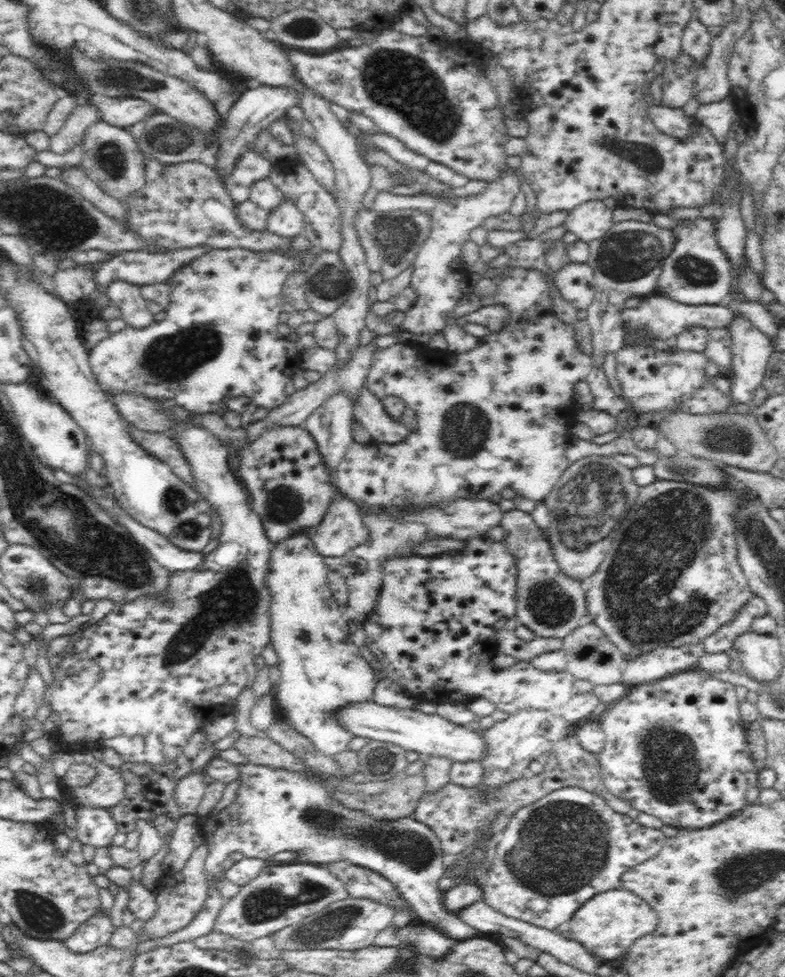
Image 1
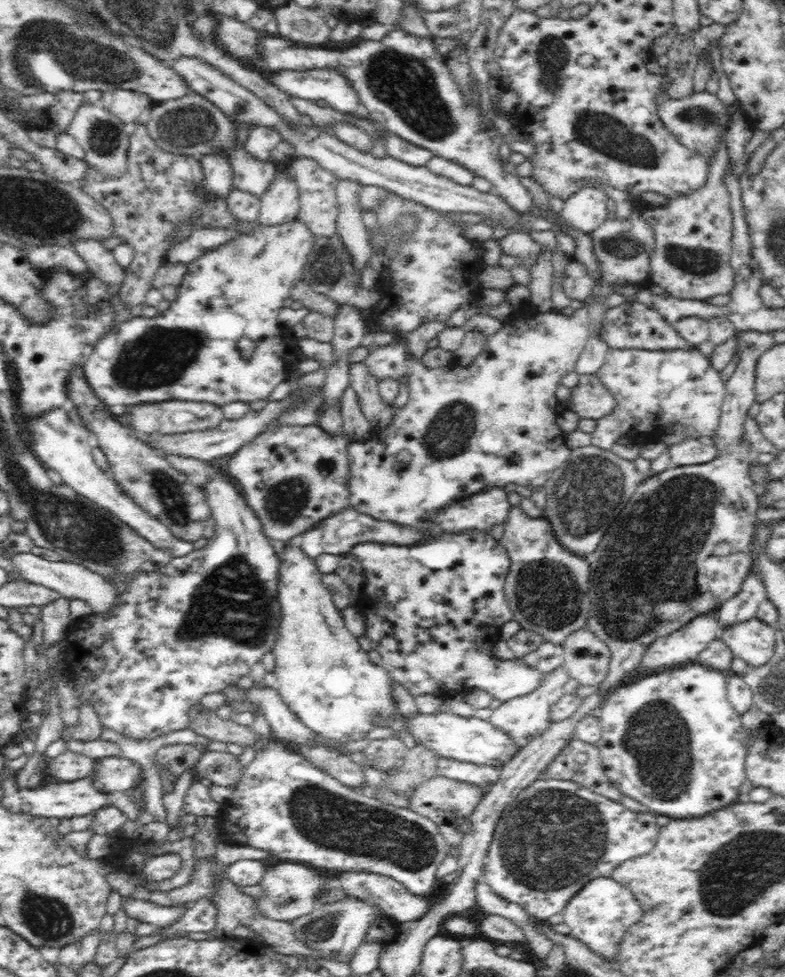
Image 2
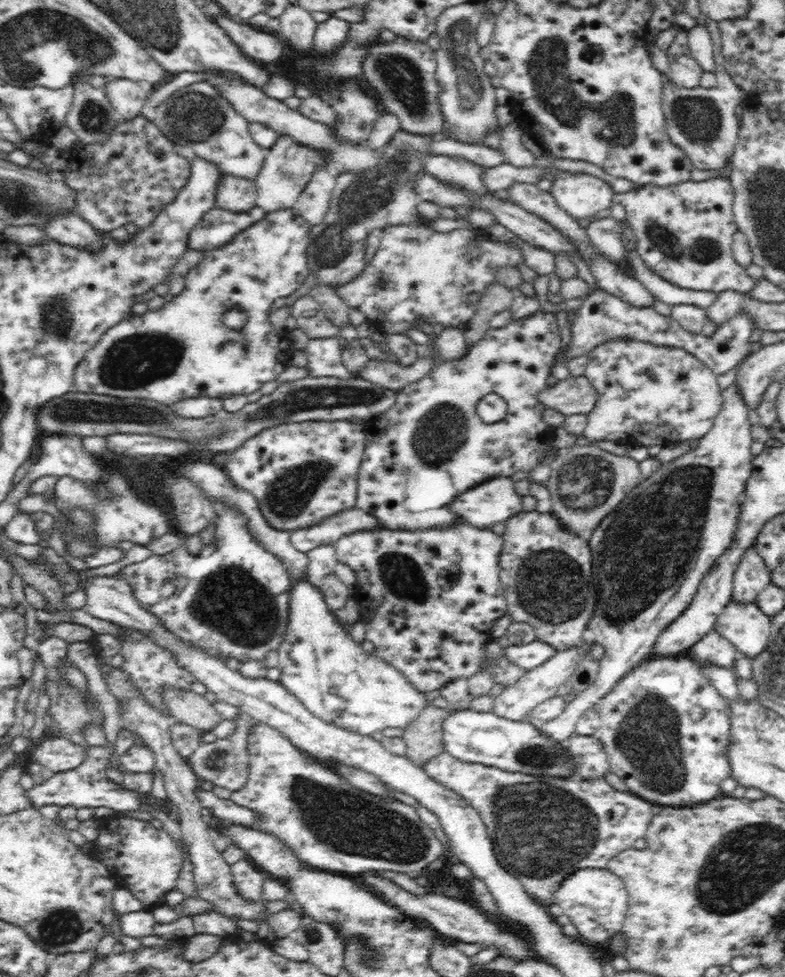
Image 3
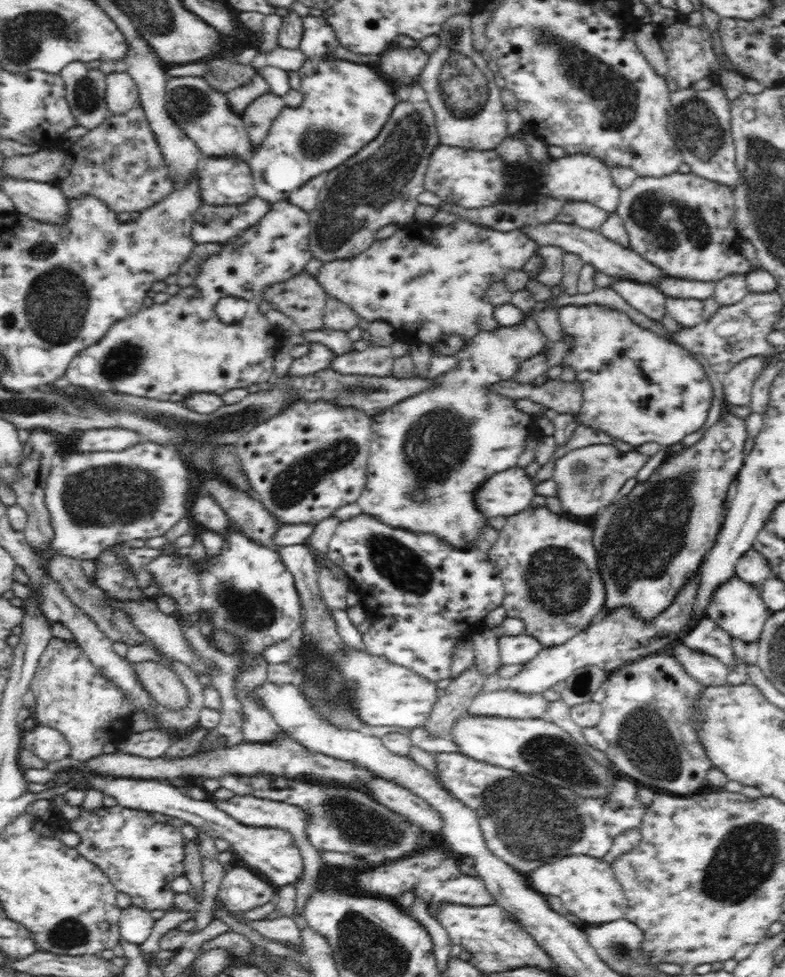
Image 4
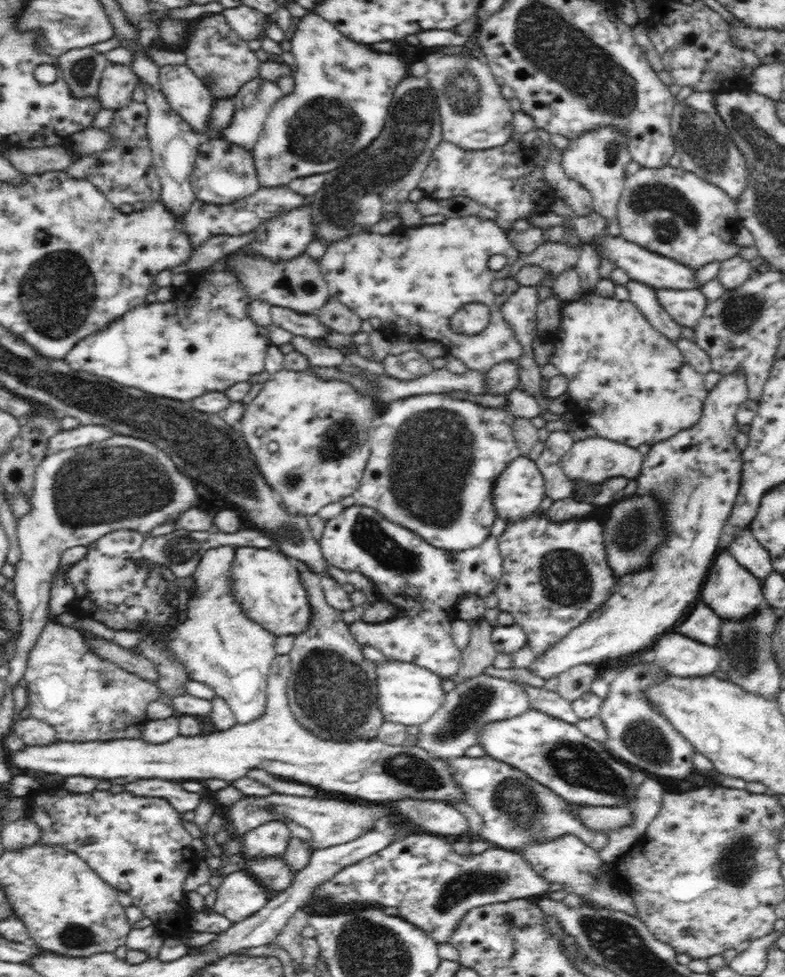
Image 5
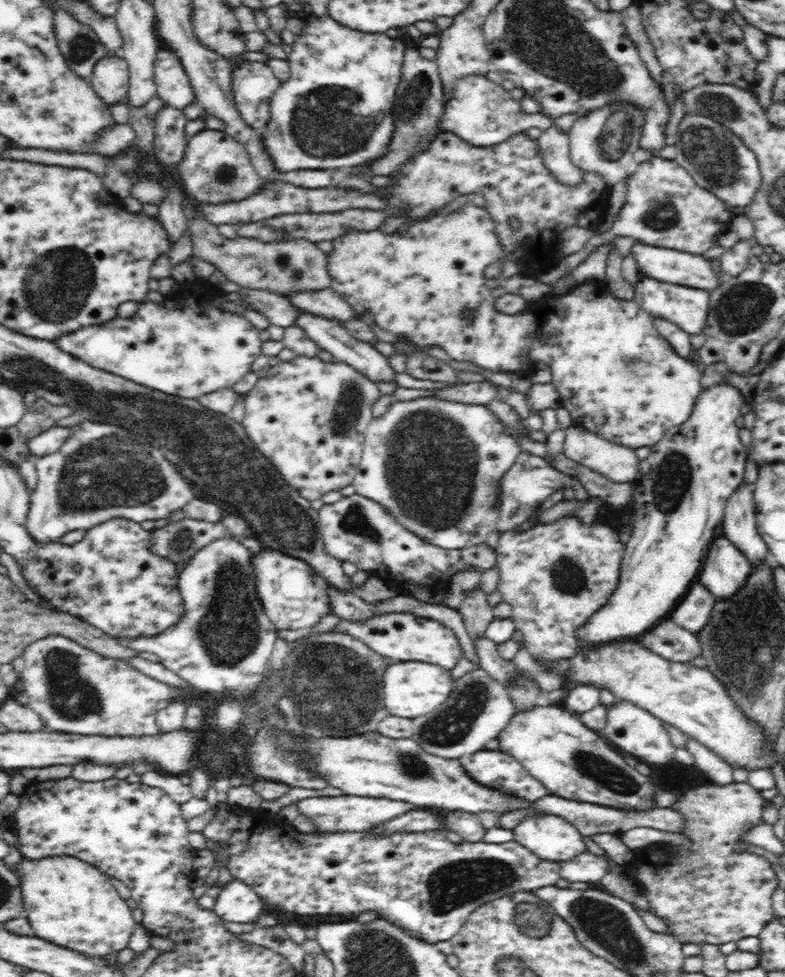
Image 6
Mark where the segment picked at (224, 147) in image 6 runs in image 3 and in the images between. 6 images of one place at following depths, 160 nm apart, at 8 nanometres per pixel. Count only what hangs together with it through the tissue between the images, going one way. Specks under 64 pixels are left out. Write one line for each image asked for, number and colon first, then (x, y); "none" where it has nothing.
3: (236, 194)
4: (223, 181)
5: (224, 172)

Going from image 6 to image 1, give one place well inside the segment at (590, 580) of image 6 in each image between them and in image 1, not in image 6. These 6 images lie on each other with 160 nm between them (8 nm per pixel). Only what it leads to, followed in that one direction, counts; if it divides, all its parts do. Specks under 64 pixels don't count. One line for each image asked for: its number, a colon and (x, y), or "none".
1: (551, 604)
2: (547, 586)
3: (546, 572)
4: (535, 551)
5: (555, 575)

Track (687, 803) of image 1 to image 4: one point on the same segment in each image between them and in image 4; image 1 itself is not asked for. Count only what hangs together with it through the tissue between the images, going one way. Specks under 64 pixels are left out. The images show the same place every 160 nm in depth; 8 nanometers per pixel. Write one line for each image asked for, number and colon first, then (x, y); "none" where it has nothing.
2: (672, 741)
3: (664, 727)
4: (647, 711)

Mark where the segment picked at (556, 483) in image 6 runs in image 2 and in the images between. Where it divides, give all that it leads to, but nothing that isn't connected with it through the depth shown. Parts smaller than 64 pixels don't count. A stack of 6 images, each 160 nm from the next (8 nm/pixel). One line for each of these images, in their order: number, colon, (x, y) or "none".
2: (482, 511)
3: (496, 500)
4: (507, 493)
5: (518, 492)

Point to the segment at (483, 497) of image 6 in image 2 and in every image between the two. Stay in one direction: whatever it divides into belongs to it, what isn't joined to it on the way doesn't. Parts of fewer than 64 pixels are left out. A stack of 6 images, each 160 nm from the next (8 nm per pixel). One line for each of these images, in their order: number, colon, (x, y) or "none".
2: (465, 429)
3: (431, 446)
4: (430, 453)
5: (450, 452)

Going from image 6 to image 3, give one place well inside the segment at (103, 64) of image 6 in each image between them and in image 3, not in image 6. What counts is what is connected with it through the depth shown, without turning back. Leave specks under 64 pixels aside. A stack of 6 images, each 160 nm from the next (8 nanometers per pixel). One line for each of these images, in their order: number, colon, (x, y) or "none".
3: (127, 97)
4: (122, 93)
5: (118, 83)

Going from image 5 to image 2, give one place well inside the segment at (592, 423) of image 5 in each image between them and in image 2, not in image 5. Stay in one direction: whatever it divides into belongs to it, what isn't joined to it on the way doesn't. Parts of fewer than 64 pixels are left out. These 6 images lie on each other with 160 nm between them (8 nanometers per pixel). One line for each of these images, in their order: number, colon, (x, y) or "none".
2: (654, 389)
3: (657, 395)
4: (637, 387)

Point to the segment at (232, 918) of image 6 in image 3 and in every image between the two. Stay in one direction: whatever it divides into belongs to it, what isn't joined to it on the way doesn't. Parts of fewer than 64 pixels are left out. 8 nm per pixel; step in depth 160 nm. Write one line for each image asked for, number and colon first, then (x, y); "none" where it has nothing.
3: (248, 880)
4: (242, 889)
5: (239, 896)

